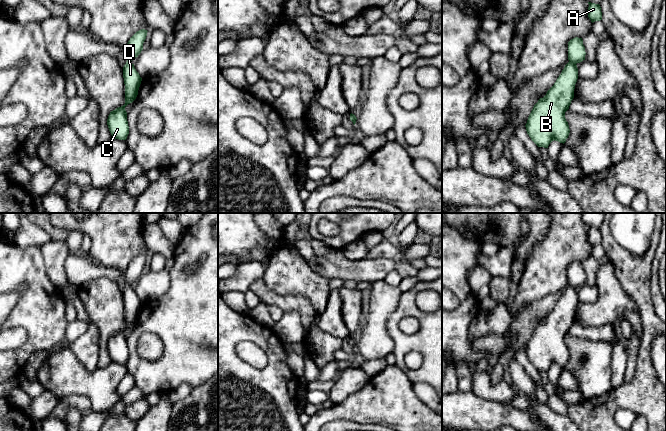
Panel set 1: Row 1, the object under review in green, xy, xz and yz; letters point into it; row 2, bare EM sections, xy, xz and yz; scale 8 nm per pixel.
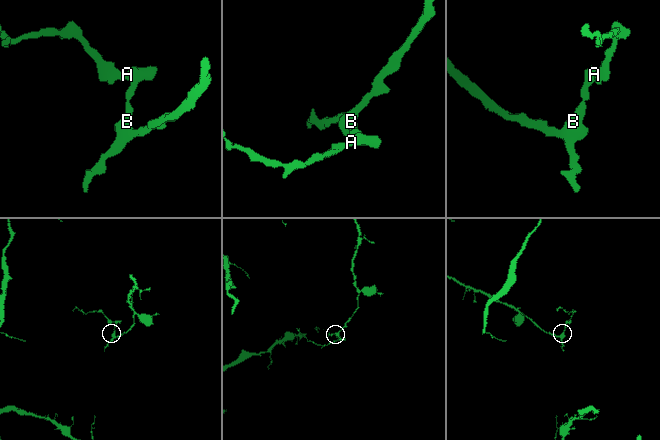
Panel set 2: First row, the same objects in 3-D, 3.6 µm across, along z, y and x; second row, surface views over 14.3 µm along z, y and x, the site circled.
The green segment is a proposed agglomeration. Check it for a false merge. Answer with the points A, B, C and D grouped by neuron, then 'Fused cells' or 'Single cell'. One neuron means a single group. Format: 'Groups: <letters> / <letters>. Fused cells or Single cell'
Groups: A B C D. Single cell

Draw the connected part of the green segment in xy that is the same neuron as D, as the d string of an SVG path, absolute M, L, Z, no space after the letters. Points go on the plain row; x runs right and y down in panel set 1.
M141 253L137 255L128 265L124 273L125 282L127 284L123 291L123 302L125 308L125 328L111 335L107 349L112 362L126 364L129 358L129 350L127 345L127 336L125 331L132 327L137 319L142 305L139 297L136 295L131 285L138 281L143 274L143 267L147 260L147 254Z

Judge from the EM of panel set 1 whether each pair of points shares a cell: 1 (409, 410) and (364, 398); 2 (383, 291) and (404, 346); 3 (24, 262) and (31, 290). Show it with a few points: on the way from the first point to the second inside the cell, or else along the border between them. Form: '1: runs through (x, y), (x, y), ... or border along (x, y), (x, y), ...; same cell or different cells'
1: runs through (398, 404), (393, 401), (375, 401); same cell
2: border along (401, 292), (387, 322), (390, 337); different cells
3: runs through (25, 269), (31, 276), (31, 283); same cell

